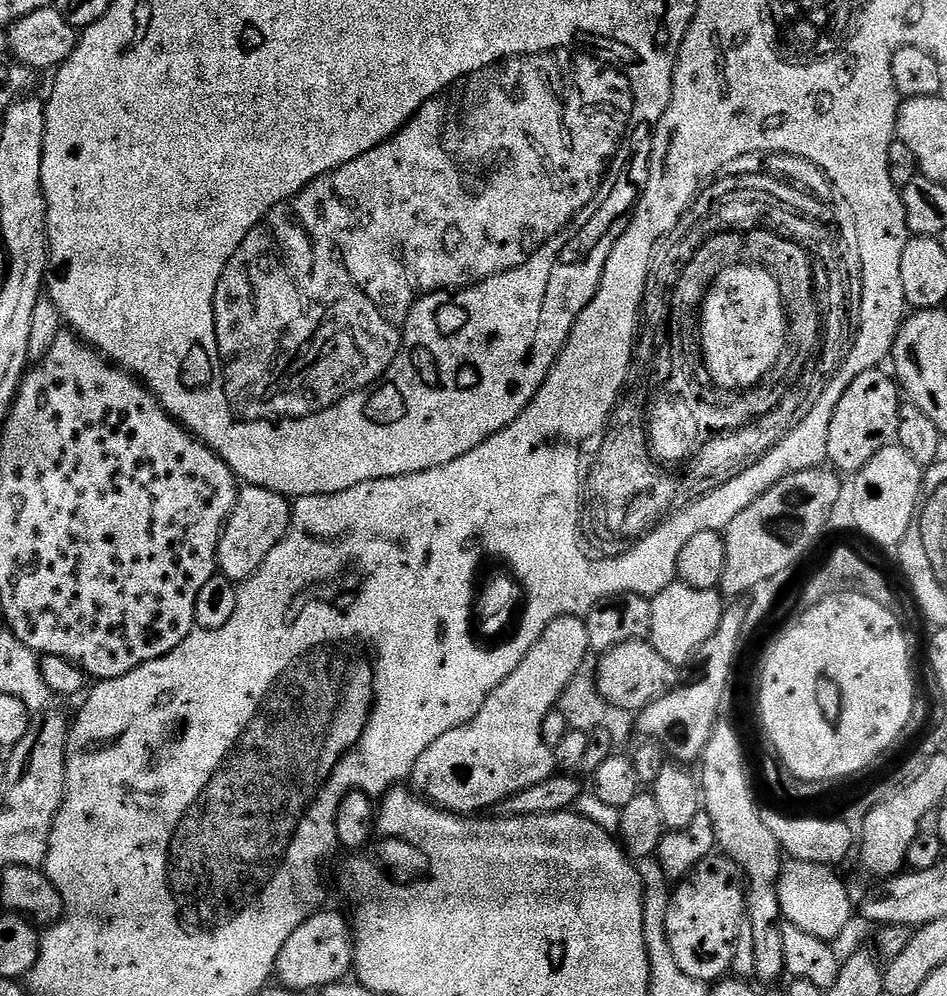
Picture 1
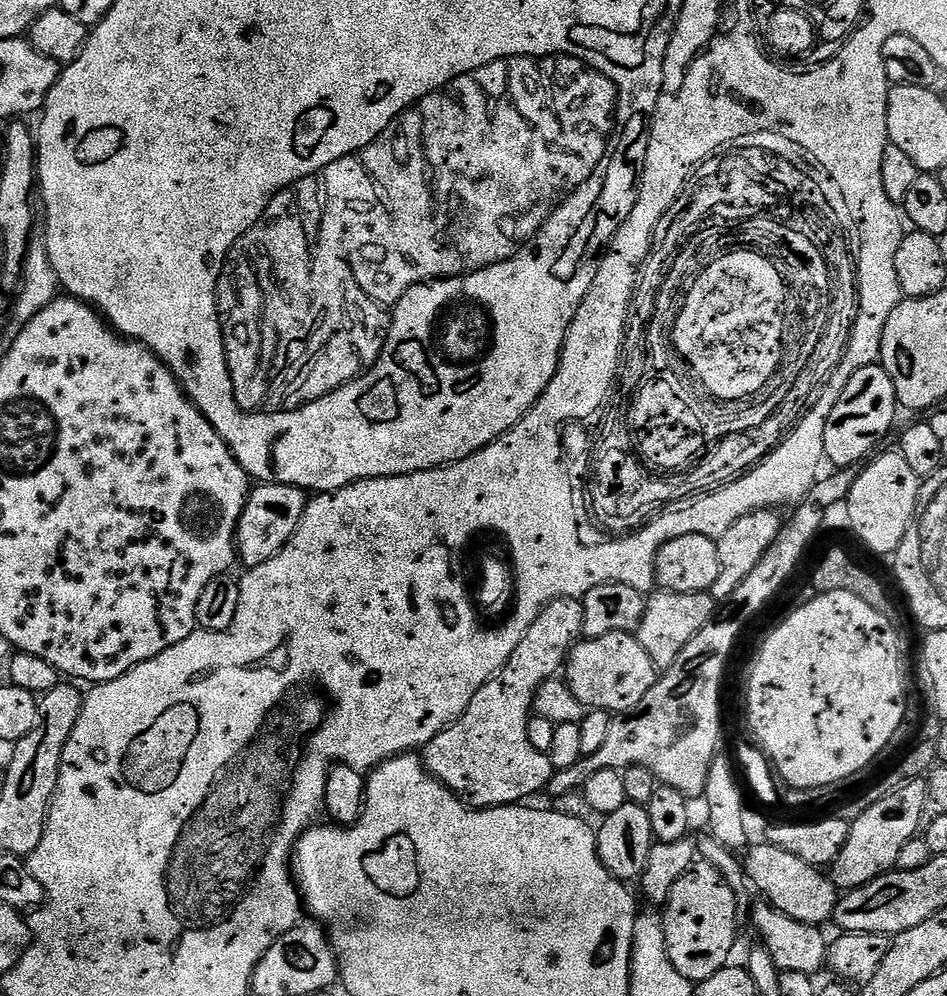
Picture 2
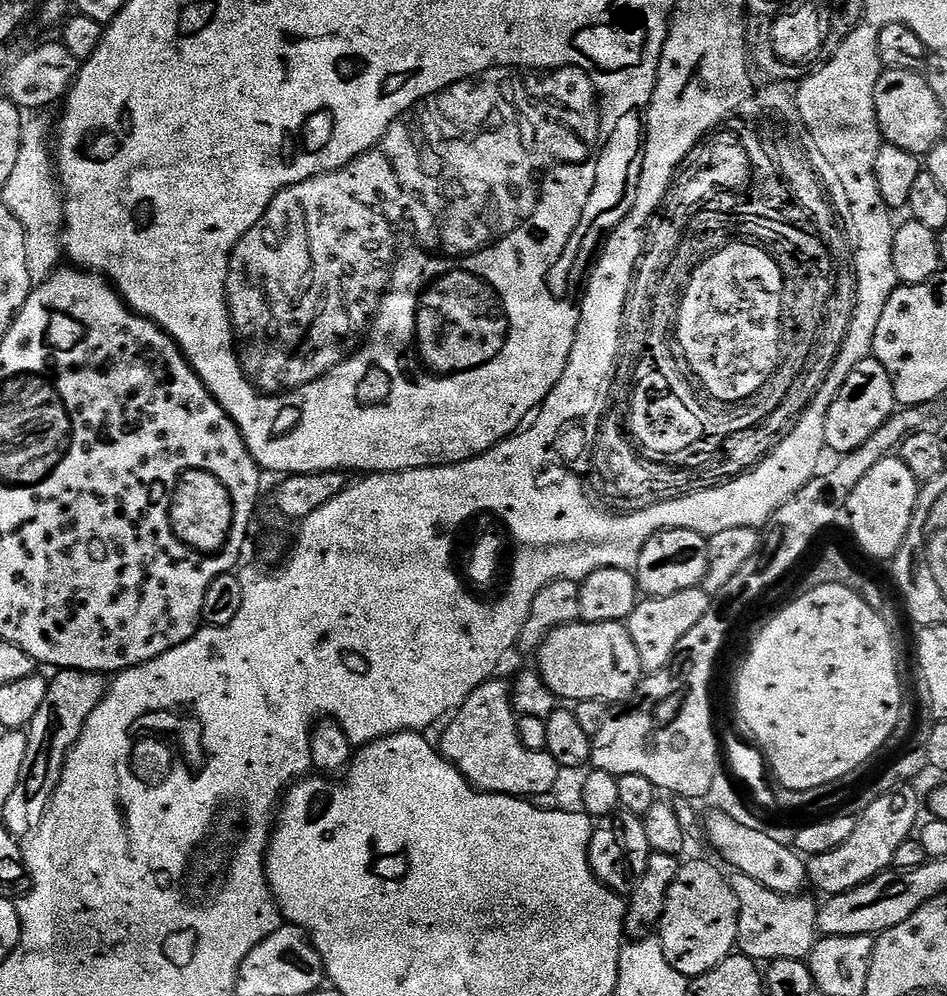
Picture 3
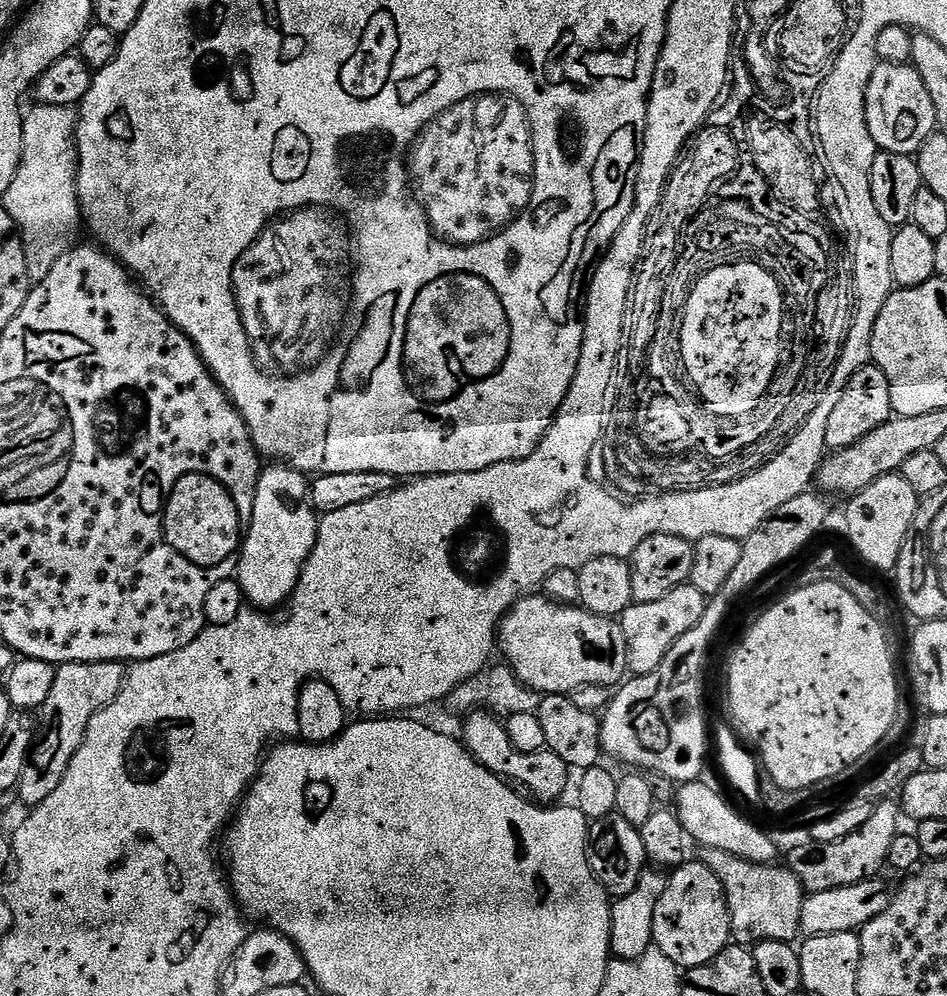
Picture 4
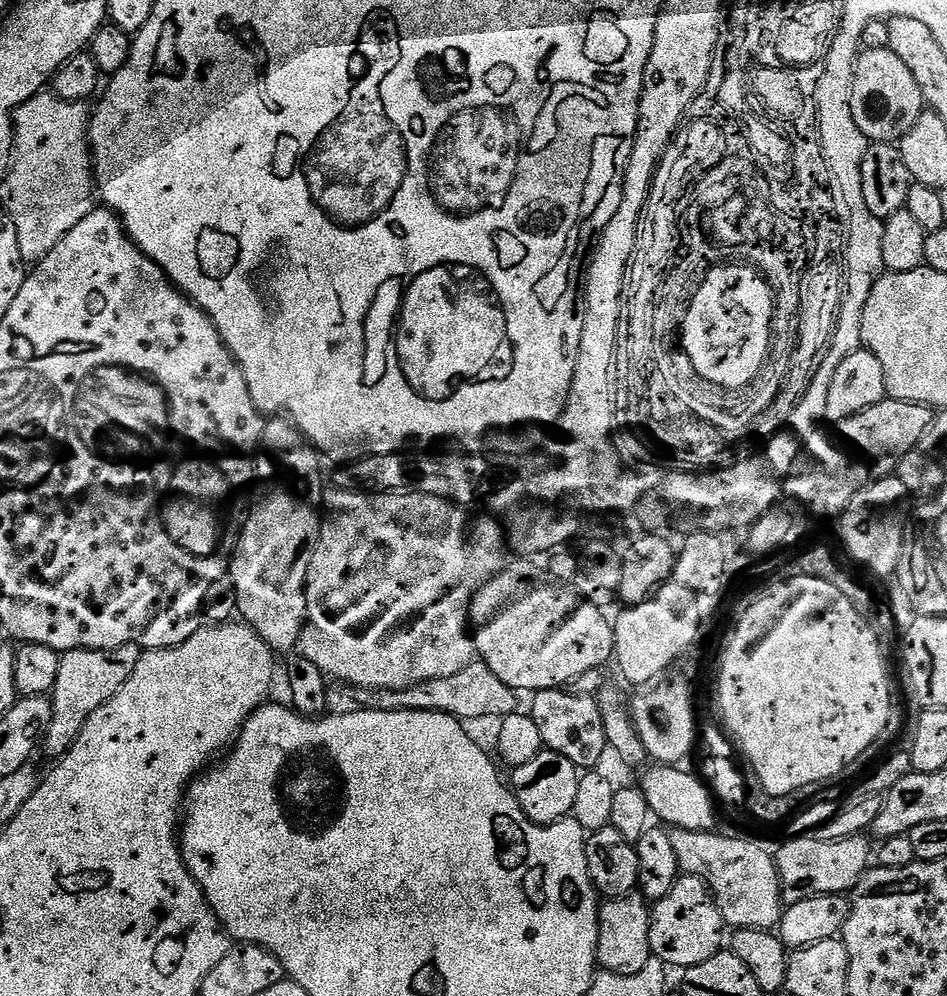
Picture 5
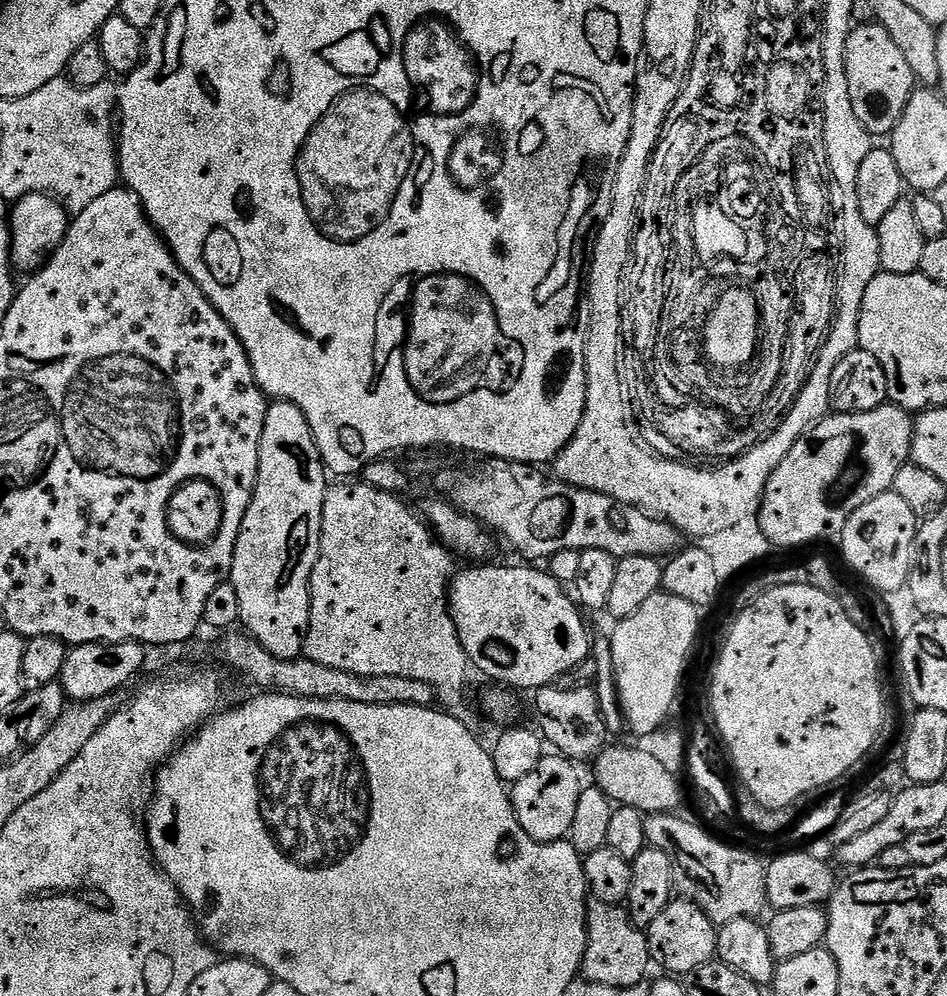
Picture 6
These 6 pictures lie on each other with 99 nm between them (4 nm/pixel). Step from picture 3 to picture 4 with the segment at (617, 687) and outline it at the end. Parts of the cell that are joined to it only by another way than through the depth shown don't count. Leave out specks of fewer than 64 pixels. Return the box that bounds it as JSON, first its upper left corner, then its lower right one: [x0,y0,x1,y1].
[498,594,629,696]

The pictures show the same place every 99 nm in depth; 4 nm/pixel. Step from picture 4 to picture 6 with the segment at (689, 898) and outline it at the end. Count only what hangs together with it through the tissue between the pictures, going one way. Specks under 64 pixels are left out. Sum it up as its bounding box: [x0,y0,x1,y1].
[646,898,717,978]

